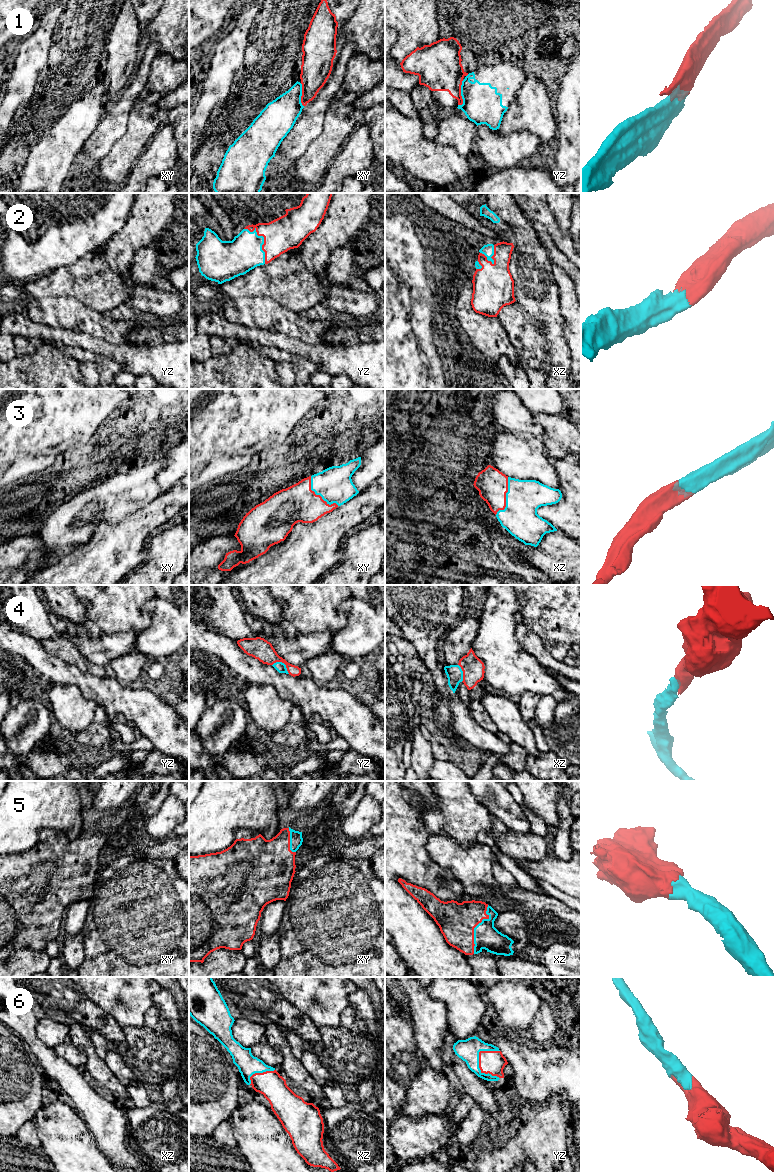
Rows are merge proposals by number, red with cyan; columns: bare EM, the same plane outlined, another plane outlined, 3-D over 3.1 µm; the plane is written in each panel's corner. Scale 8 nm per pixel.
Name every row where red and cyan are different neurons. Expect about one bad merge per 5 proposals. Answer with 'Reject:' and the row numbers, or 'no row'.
Reject: 1

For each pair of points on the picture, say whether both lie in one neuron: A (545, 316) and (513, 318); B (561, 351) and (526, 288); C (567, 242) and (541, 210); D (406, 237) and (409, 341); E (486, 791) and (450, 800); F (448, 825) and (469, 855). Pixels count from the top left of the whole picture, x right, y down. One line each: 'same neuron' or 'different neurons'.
A: different neurons
B: same neuron
C: same neuron
D: same neuron
E: different neurons
F: different neurons

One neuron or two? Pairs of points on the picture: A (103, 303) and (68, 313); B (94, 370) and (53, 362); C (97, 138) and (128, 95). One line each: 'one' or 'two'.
A: two
B: two
C: one

